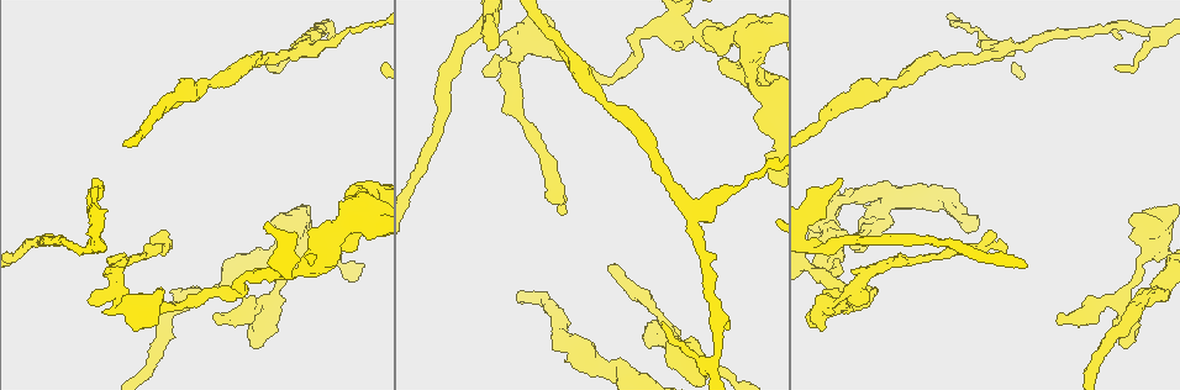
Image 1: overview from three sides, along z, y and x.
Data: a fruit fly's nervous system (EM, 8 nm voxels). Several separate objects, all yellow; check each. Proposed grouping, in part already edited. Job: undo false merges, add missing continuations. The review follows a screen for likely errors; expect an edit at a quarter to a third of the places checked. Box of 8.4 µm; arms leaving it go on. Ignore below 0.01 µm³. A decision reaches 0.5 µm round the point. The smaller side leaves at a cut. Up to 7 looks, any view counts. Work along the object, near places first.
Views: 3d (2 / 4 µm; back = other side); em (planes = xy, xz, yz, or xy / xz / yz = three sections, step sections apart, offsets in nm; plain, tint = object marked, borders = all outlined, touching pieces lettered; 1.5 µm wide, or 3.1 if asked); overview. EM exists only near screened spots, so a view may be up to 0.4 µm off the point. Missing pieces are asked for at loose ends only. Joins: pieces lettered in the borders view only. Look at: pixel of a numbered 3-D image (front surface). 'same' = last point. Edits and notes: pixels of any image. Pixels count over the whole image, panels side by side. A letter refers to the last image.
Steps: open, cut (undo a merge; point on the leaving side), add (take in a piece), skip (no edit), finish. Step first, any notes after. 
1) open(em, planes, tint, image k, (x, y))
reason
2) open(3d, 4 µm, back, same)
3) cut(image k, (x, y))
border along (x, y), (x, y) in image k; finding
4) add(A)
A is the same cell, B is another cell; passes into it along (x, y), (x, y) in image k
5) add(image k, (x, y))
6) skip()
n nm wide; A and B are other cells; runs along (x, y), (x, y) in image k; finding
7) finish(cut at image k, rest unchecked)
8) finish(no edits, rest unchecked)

open(3d, 4 µm, image 1, (695, 211))

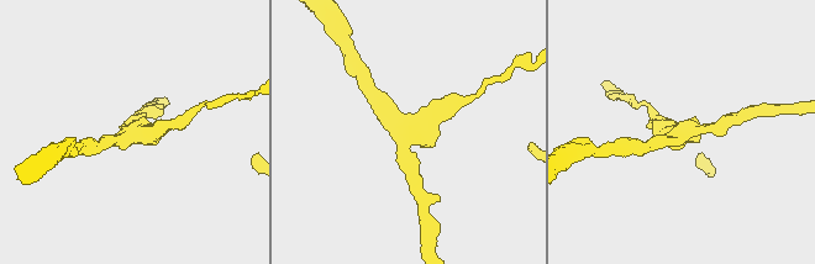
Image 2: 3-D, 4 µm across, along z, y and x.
open(em, xz, step 8, tint, image 2, (406, 130))
3 arms; arms of 190, 200, 200 nm; shape alone is not enough

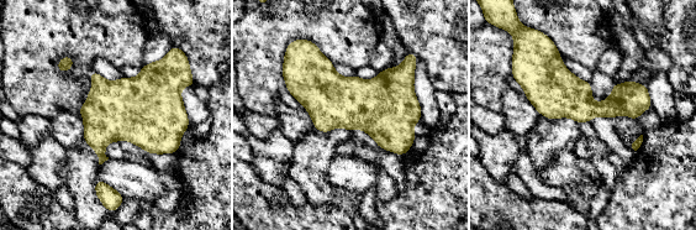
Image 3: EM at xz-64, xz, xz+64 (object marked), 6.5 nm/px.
open(em, planes, borders, same)

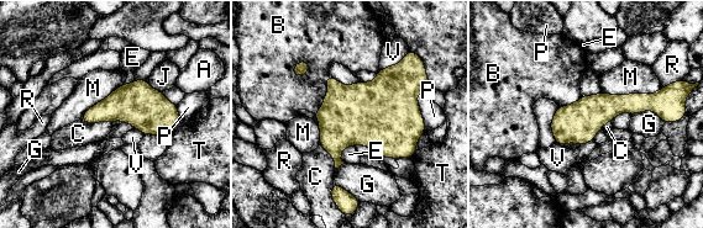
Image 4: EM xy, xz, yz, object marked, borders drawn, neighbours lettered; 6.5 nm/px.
skip()
A, B, C, E, G, J, M, P, R, T and V are other cells; runs along (661, 112), (614, 104), (554, 126) in image 4; continuous, no second neuron

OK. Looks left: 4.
open(3d, 2 µm, image 1, (1116, 68))
thin end

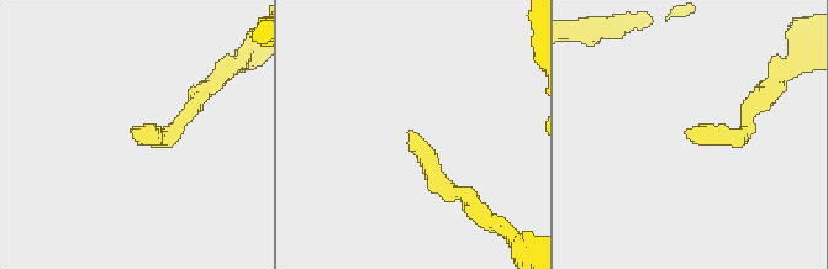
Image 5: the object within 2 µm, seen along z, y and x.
open(em, planes, borders, image 5, (687, 130))
need the tissue

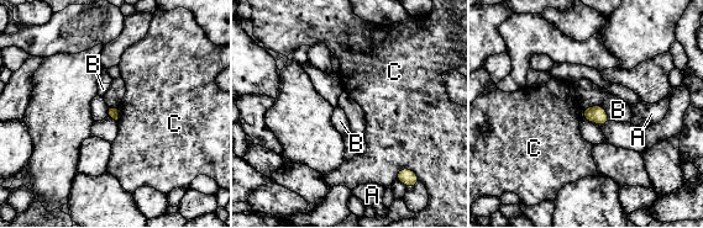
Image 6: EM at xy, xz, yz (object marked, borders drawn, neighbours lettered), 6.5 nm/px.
skip()
A, B and C are other cells; border along (410, 169), (400, 169), (395, 179) in image 6; none of them fits

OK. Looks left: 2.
open(em, xy, step 4, borders, image 1, (1122, 344))
an open end

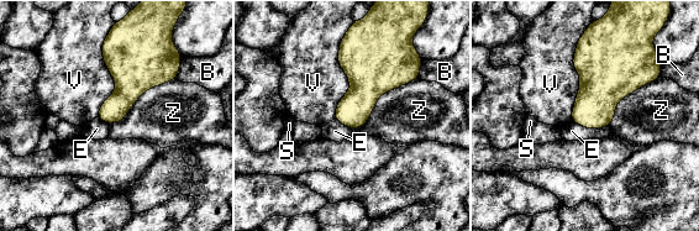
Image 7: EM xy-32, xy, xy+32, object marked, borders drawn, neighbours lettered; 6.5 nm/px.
skip()
B, E, S, V and Z are other cells; border along (416, 78), (384, 92), (352, 129) in image 7; none of them fits

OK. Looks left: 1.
finish(no edits, rest unchecked)

